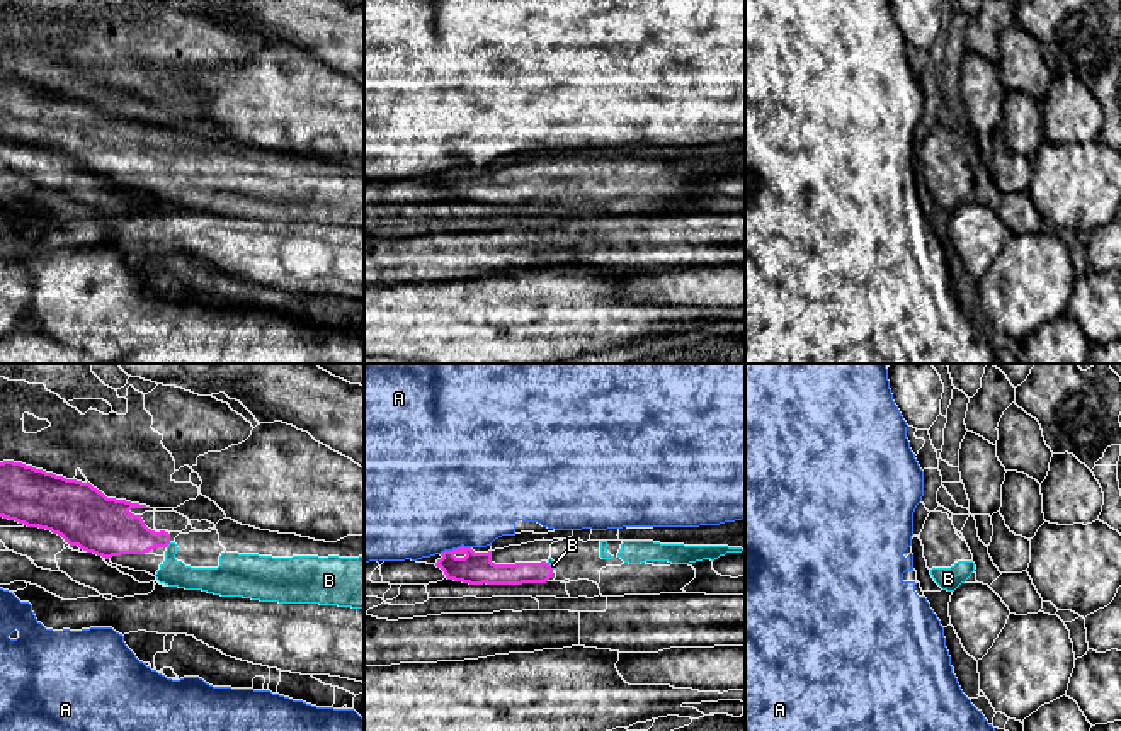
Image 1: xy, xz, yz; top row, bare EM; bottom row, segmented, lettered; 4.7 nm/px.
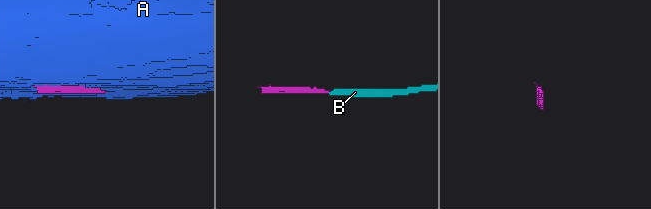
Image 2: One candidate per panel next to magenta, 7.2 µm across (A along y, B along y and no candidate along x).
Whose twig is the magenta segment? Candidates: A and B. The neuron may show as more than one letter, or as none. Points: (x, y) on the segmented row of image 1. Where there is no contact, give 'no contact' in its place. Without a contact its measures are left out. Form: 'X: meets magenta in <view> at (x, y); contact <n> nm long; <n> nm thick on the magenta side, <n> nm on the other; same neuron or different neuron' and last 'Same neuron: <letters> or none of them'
A: meets magenta in xz at (455, 549); contact 160 nm long; 160 nm thick on the magenta side, 480 nm on the other; different neuron
B: meets magenta in xy at (167, 544); contact 40 nm long; 220 nm thick on the magenta side, 130 nm on the other; same neuron
Same neuron: B

